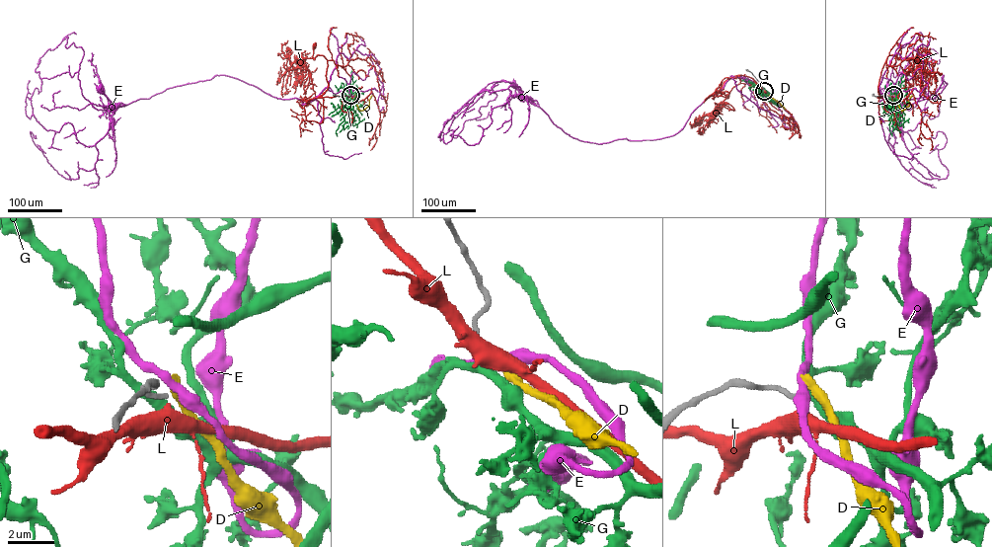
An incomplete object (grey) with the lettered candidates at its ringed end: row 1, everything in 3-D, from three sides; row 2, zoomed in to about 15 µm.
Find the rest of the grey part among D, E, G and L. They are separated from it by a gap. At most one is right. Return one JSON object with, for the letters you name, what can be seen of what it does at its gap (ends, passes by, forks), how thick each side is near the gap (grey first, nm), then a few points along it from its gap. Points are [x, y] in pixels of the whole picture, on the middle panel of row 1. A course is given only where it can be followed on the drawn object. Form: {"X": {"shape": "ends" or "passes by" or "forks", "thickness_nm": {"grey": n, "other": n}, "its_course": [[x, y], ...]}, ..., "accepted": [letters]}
{"accepted": []}

